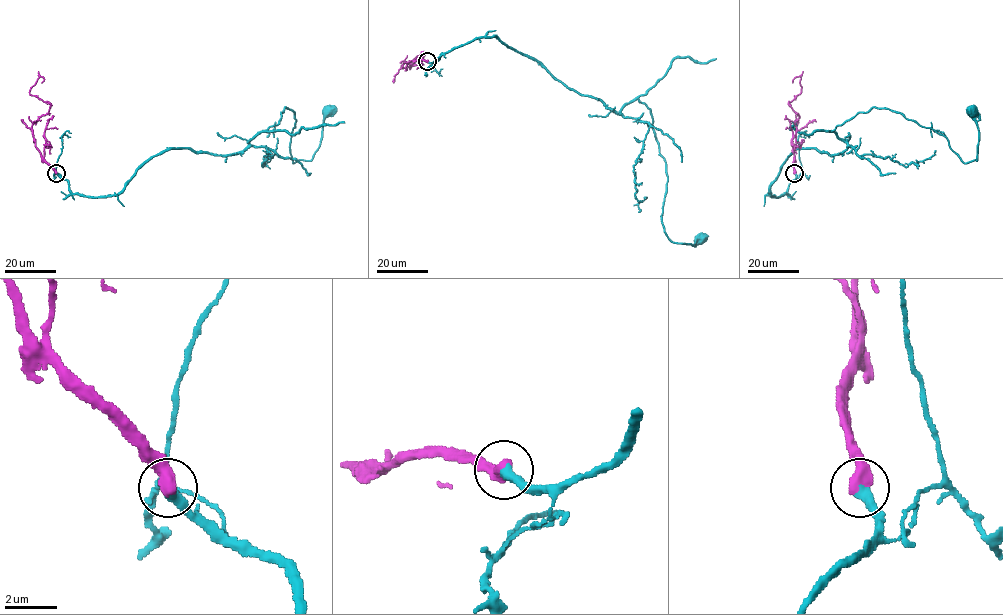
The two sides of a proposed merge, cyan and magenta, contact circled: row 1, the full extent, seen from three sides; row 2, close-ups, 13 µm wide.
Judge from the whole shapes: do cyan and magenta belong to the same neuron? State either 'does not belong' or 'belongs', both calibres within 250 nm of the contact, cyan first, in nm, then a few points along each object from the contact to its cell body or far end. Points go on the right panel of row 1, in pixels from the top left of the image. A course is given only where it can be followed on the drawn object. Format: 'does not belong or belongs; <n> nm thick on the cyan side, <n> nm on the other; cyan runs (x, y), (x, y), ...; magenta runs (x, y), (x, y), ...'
belongs; 400 nm thick on the cyan side, 600 nm on the other; cyan runs (795, 173), (771, 195), (792, 153), (841, 154), (847, 144), (832, 131), (874, 107), (976, 160), (974, 111); magenta runs (794, 173), (795, 122), (799, 115), (788, 102), (801, 93), (801, 78), (797, 76), (792, 82)

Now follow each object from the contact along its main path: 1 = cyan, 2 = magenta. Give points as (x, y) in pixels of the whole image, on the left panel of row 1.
1: (55, 173), (73, 193), (117, 195), (168, 149), (241, 153), (285, 107), (293, 162), (310, 160), (331, 111)
2: (55, 173), (36, 147), (32, 128), (50, 106), (30, 93), (41, 76), (41, 82)

